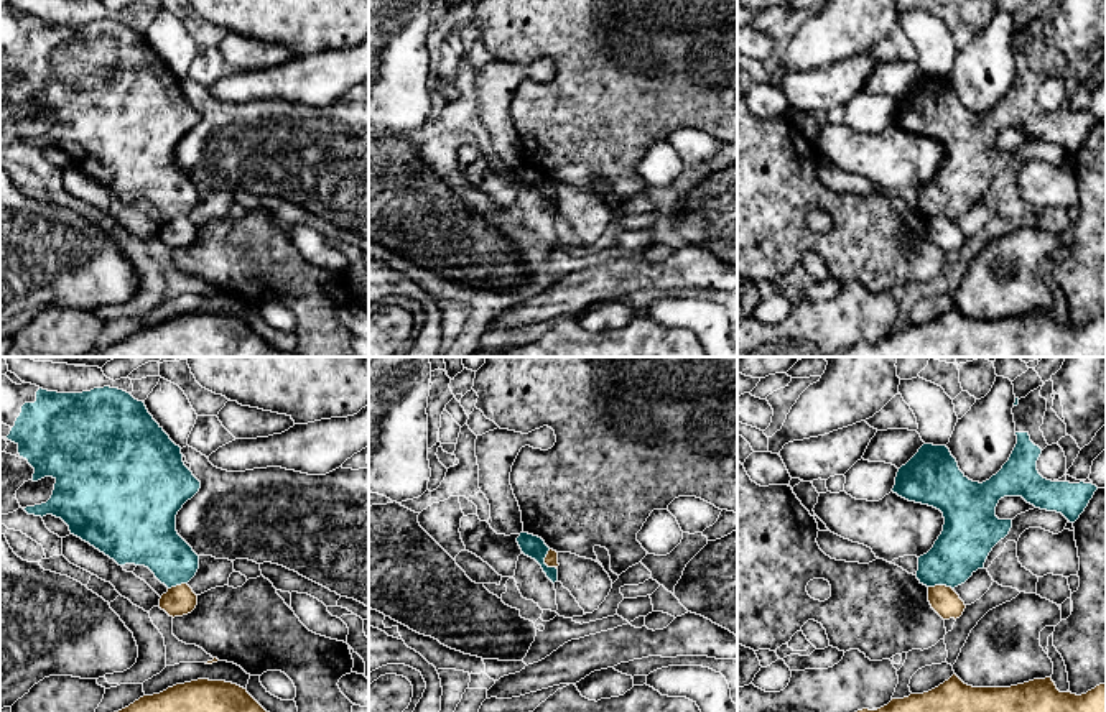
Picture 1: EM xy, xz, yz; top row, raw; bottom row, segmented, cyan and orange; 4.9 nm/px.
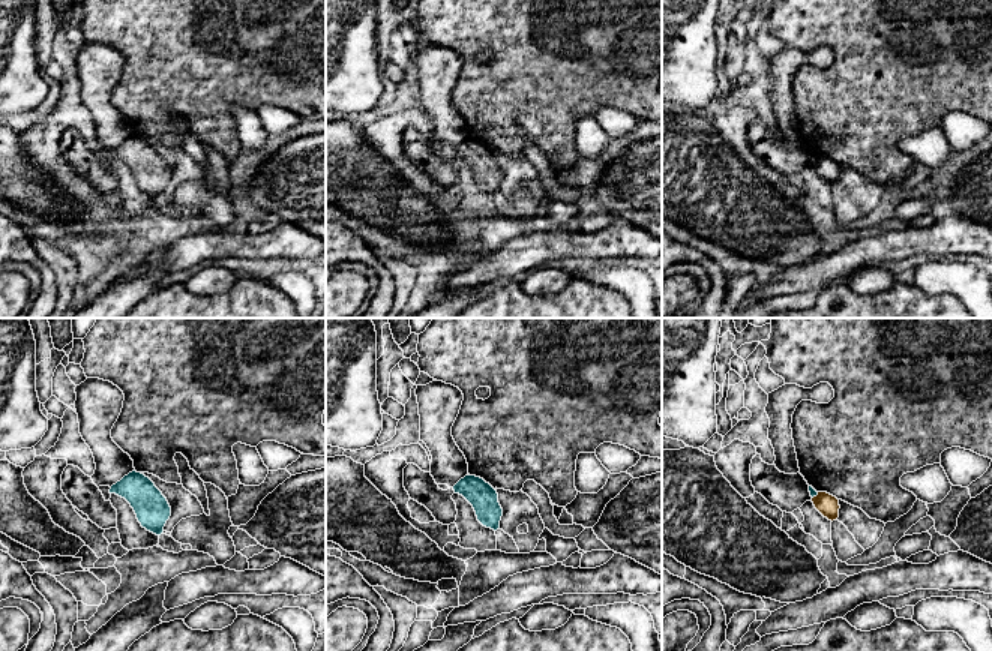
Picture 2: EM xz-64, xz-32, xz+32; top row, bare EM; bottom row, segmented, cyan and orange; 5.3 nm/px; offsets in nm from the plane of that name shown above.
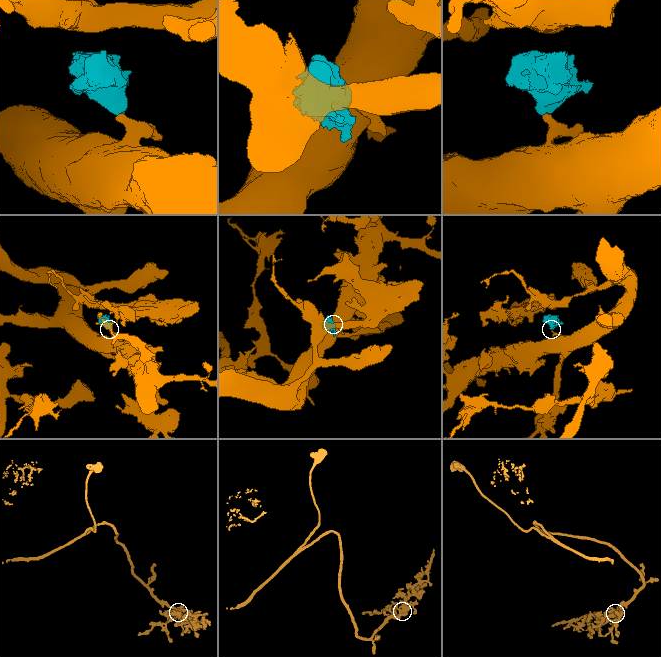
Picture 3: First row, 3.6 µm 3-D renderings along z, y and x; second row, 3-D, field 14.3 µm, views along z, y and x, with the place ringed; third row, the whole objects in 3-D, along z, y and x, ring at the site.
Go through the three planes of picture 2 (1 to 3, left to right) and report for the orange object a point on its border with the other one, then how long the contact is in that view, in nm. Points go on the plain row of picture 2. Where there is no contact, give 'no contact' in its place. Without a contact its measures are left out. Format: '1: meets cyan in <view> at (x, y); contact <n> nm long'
1: no contact
2: no contact
3: meets cyan in xz+32 at (815, 159); contact 50 nm long

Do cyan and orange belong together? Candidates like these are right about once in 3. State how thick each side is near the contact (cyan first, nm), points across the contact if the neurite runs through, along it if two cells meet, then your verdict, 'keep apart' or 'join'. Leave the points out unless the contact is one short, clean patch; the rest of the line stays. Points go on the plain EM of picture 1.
calibres 110 and 60 nm; border xz (548, 181), (545, 194), (557, 201); keep apart

